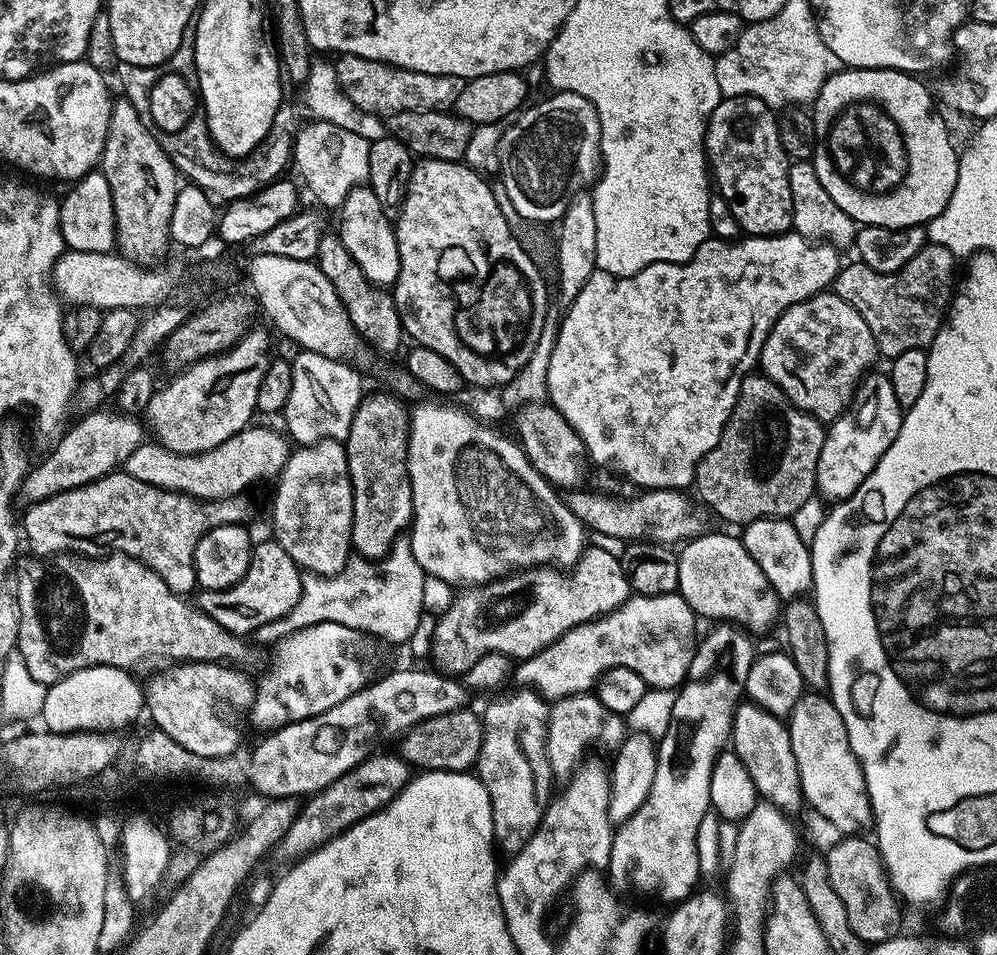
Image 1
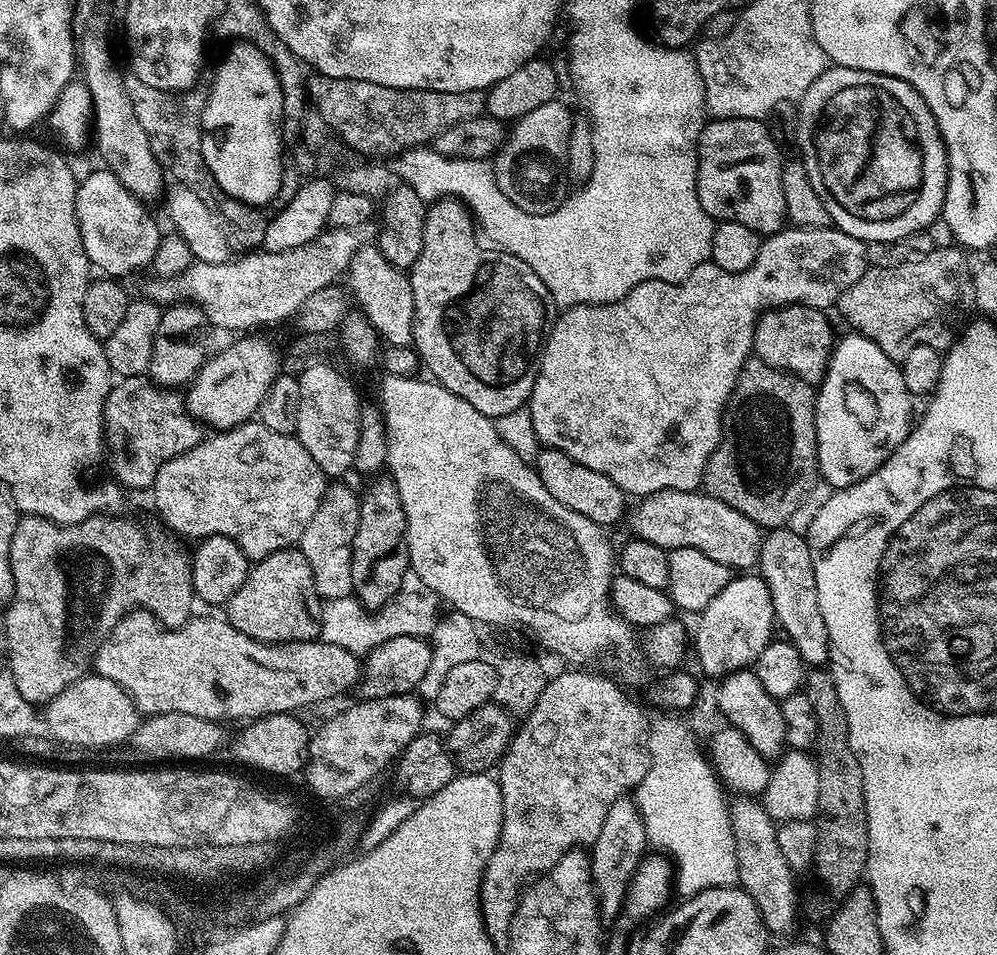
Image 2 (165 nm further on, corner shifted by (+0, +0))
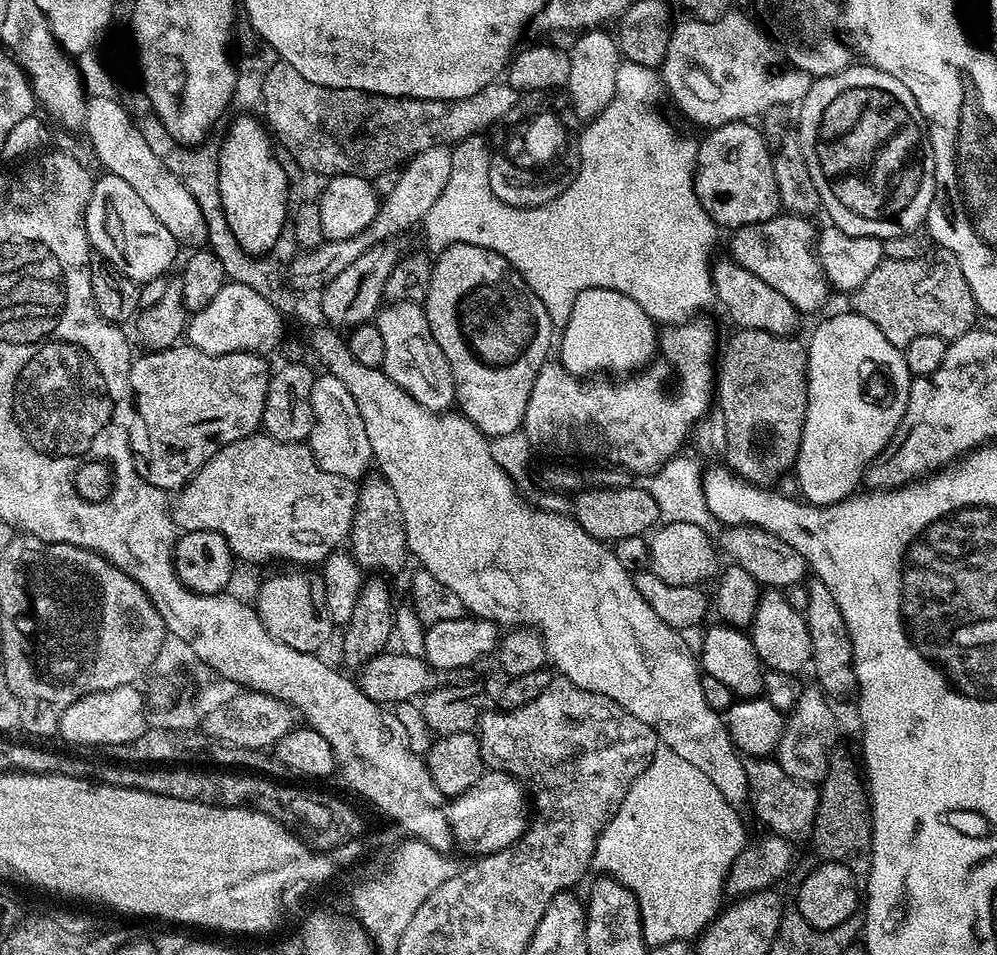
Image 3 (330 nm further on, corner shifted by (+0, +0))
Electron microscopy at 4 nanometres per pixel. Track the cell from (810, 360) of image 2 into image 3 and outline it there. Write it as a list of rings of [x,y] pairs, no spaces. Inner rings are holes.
[[[731,258],[717,259],[711,265],[712,287],[715,299],[720,300],[724,312],[733,320],[736,328],[749,328],[750,330],[766,330],[770,334],[779,336],[792,336],[795,333],[798,313],[796,307],[787,300],[778,290],[773,290],[758,278],[758,274],[750,274],[746,266],[738,266]]]

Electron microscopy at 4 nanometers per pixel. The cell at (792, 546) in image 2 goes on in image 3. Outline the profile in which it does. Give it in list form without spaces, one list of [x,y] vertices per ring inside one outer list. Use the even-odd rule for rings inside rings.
[[[809,579],[808,601],[802,604],[804,620],[810,630],[810,646],[812,647],[811,667],[816,667],[816,680],[821,692],[833,701],[844,700],[857,691],[856,675],[852,665],[852,643],[846,630],[846,618],[842,618],[842,610],[838,610],[838,602],[834,602],[834,594],[826,590],[821,580]]]

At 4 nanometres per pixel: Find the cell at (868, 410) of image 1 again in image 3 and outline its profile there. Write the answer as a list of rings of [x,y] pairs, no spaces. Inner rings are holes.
[[[845,310],[845,312],[838,313],[837,316],[830,317],[829,320],[822,321],[813,330],[812,341],[807,341],[806,347],[808,349],[808,405],[806,406],[806,418],[804,419],[800,449],[796,455],[794,477],[796,476],[796,484],[800,487],[801,494],[799,493],[799,495],[807,503],[837,504],[839,500],[848,499],[861,487],[868,464],[886,447],[890,438],[894,438],[894,430],[898,430],[898,422],[902,422],[902,414],[906,414],[906,402],[914,377],[908,371],[903,351],[890,342],[886,342],[886,334],[882,334],[882,330],[878,330],[878,326],[874,326],[874,322],[862,318],[858,313],[851,310]]]

